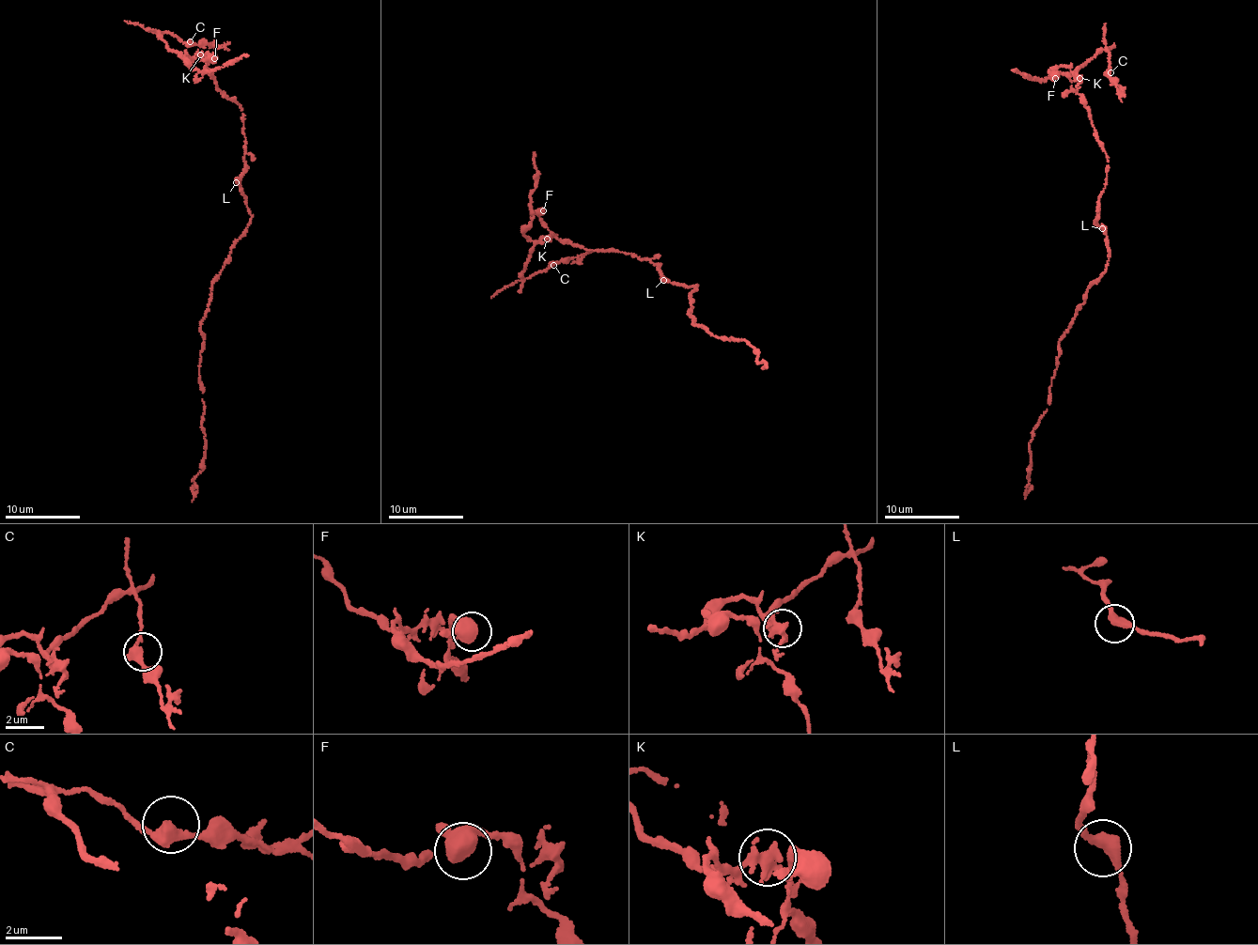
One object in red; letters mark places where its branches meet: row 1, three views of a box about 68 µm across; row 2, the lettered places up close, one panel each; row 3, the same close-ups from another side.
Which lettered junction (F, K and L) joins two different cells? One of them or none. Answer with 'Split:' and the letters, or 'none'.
Split: K

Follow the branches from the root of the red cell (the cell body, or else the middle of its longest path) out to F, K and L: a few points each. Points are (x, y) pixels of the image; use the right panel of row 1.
F: (1109, 252), (1106, 232), (1096, 223), (1109, 160), (1083, 98), (1064, 74), (1055, 77)
K: (1109, 252), (1106, 232), (1096, 223), (1098, 196), (1107, 182), (1109, 160), (1088, 106), (1076, 92), (1079, 78)
L: (1109, 252), (1109, 240), (1102, 228)

